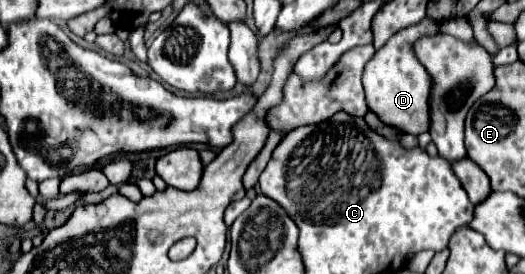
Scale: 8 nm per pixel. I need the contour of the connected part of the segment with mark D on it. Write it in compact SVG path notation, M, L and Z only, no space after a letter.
M424 17L420 23L414 23L410 27L400 29L394 33L384 47L380 47L374 57L366 63L362 83L366 91L366 103L368 107L388 125L398 127L404 133L420 135L428 131L430 127L430 91L432 91L432 79L428 71L424 71L424 65L418 61L414 53L414 43L422 37L434 37L440 35L440 23L432 17Z

